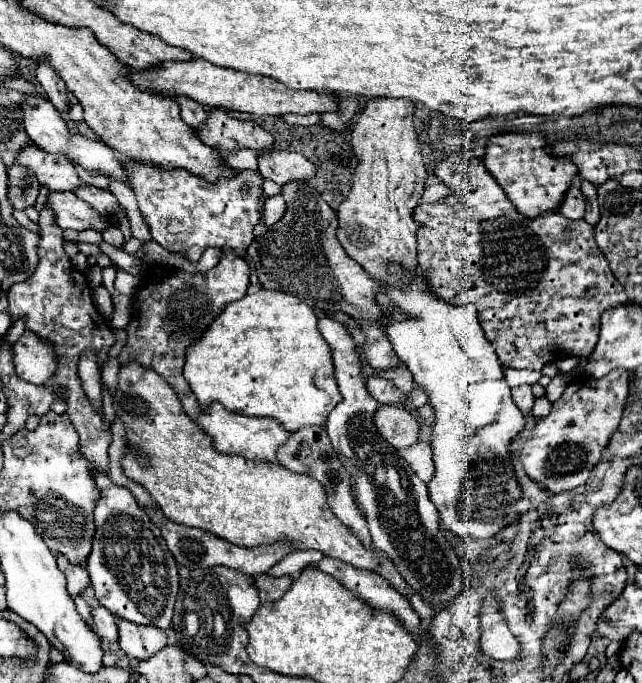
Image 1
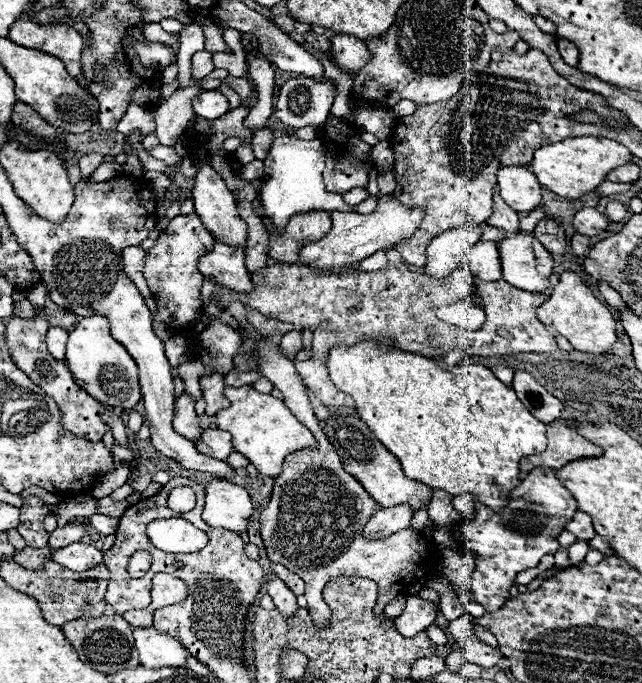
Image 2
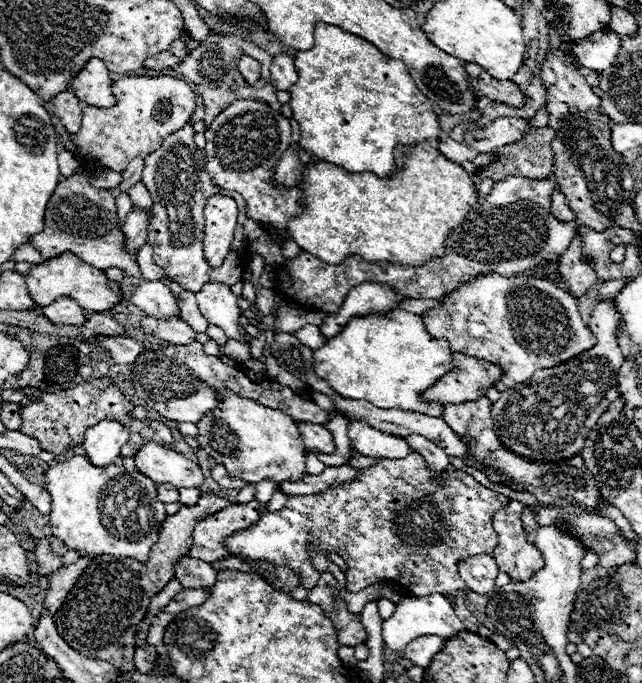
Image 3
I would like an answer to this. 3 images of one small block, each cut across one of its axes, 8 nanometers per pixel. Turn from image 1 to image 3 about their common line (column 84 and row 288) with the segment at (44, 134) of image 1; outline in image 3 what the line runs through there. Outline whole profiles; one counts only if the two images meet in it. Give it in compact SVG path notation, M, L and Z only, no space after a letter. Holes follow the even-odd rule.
M142 280L140 286L134 290L134 294L130 296L130 302L134 306L138 306L140 310L144 310L148 316L156 316L162 320L172 318L172 316L180 316L176 296L160 280L156 280L156 282Z

